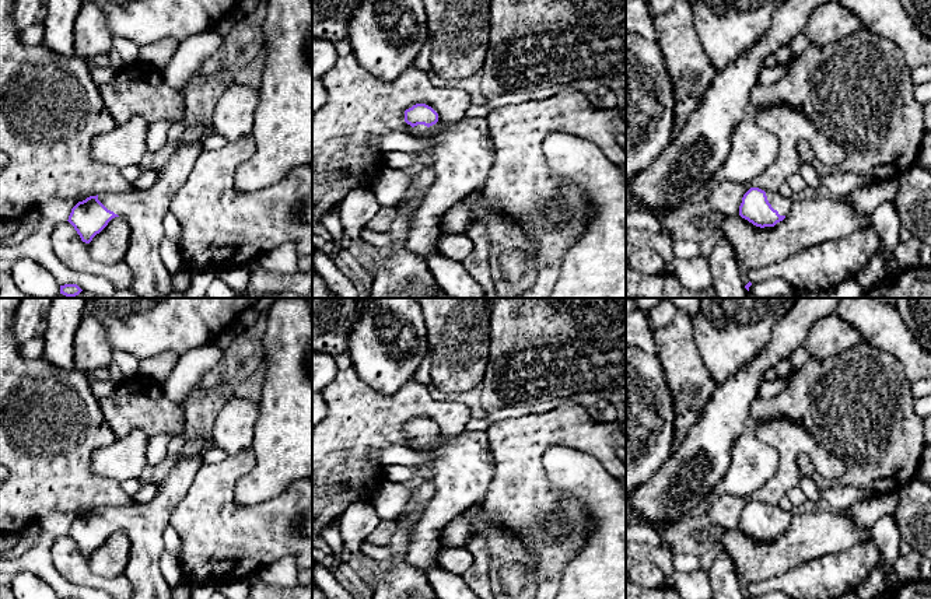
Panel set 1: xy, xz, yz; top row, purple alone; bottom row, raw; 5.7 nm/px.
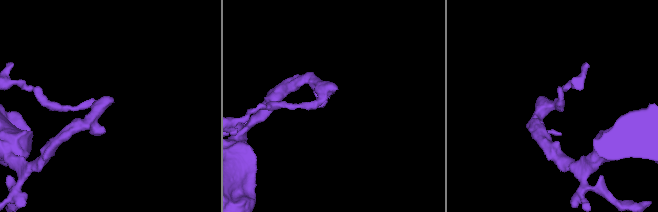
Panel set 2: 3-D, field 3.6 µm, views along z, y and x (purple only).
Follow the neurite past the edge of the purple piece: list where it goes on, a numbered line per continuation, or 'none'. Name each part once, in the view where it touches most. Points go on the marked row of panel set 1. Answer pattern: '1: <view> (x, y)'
1: yz (780, 203)

